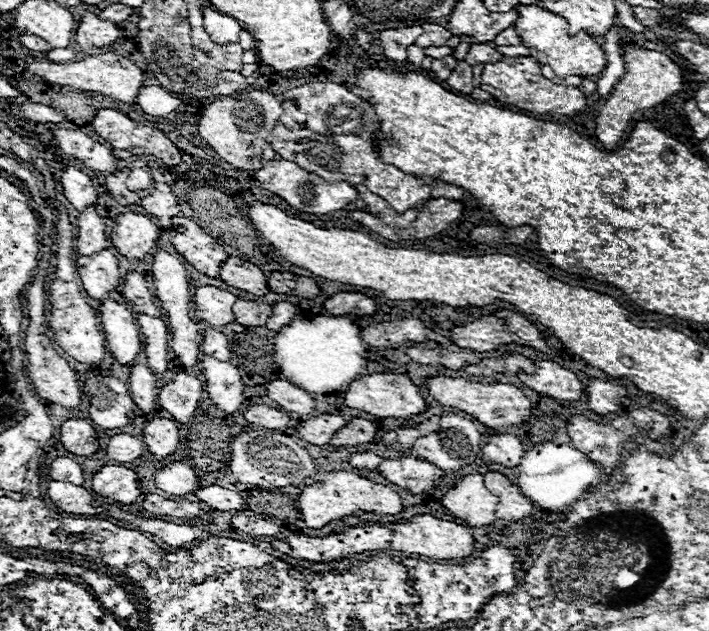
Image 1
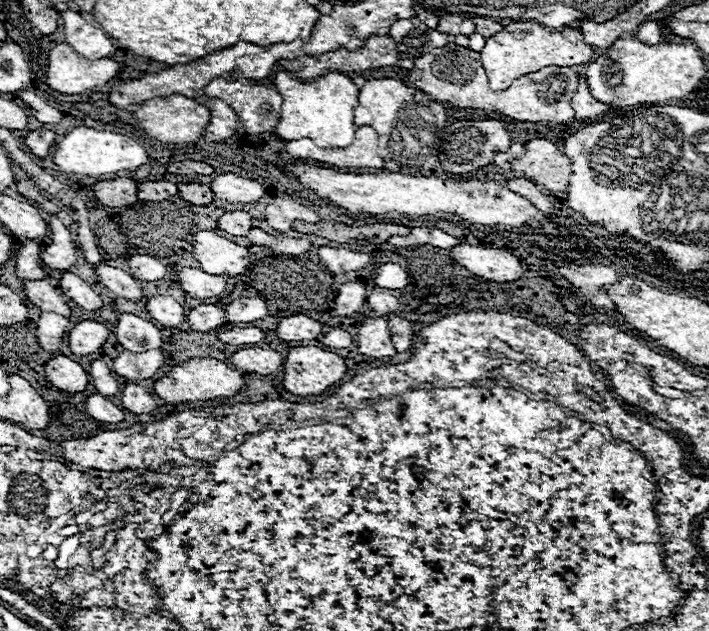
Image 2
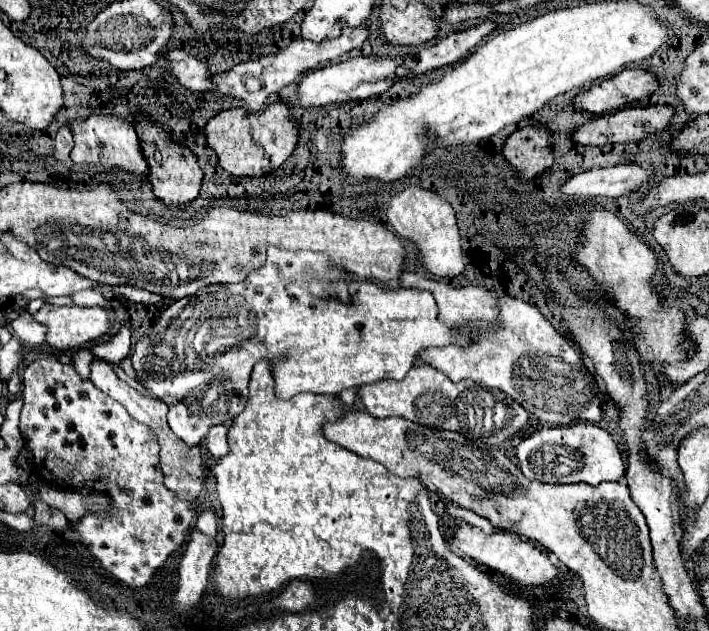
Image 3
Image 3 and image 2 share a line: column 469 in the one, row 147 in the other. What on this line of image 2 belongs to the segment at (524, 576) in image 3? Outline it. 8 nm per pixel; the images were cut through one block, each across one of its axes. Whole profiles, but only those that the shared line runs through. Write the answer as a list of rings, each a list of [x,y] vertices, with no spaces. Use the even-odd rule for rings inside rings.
[[[534,138],[524,144],[524,154],[512,160],[512,172],[522,172],[534,184],[542,184],[550,192],[564,192],[570,176],[570,160],[546,138]]]

